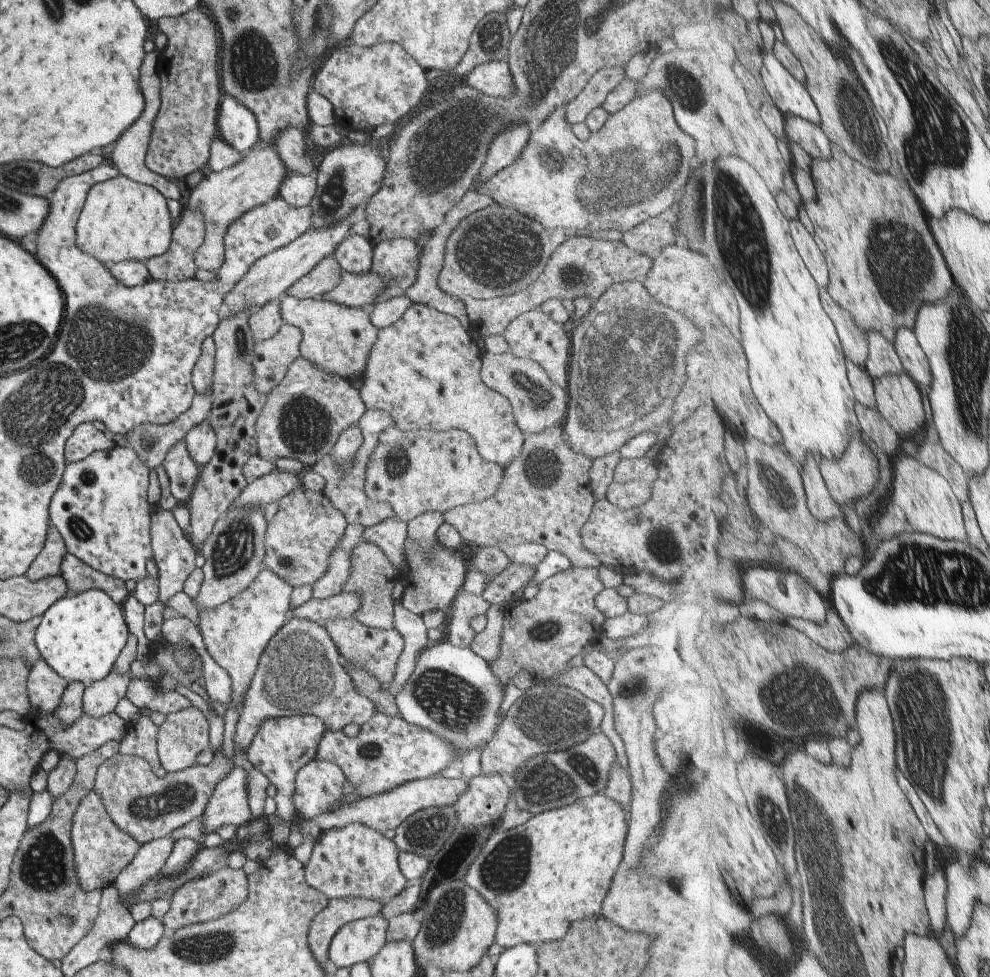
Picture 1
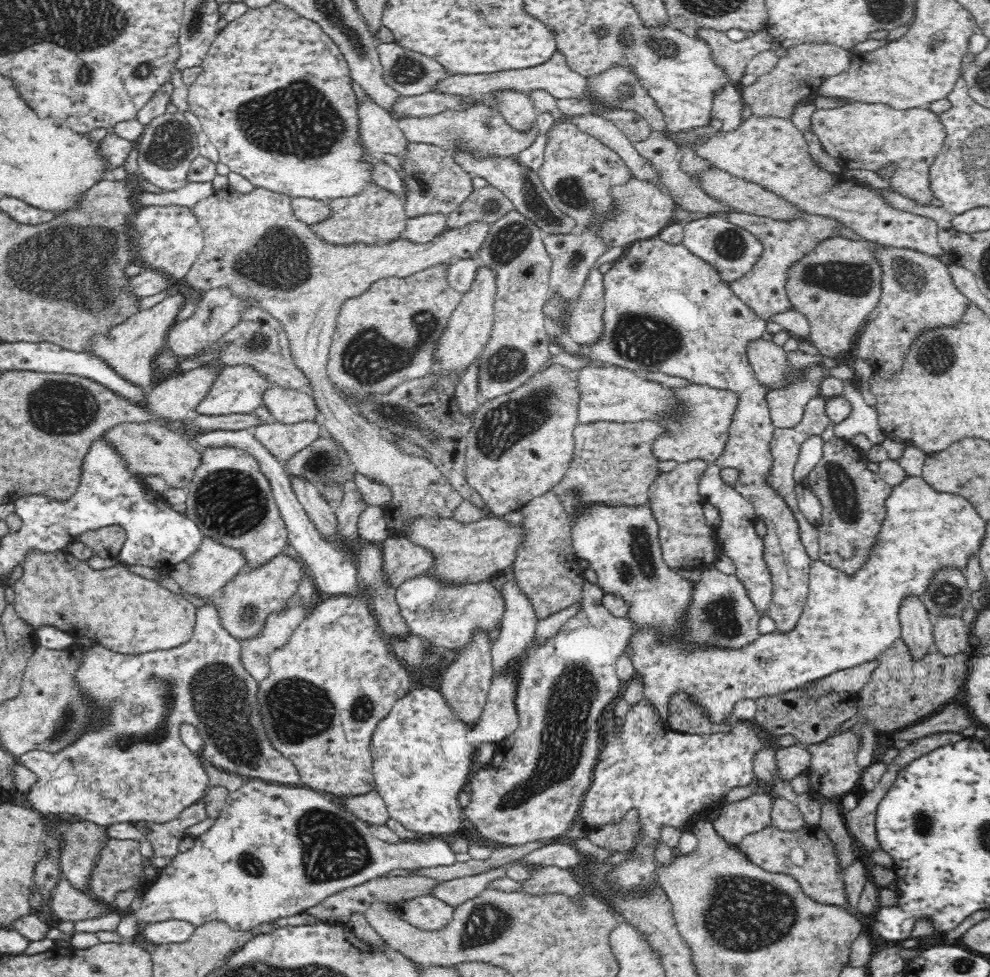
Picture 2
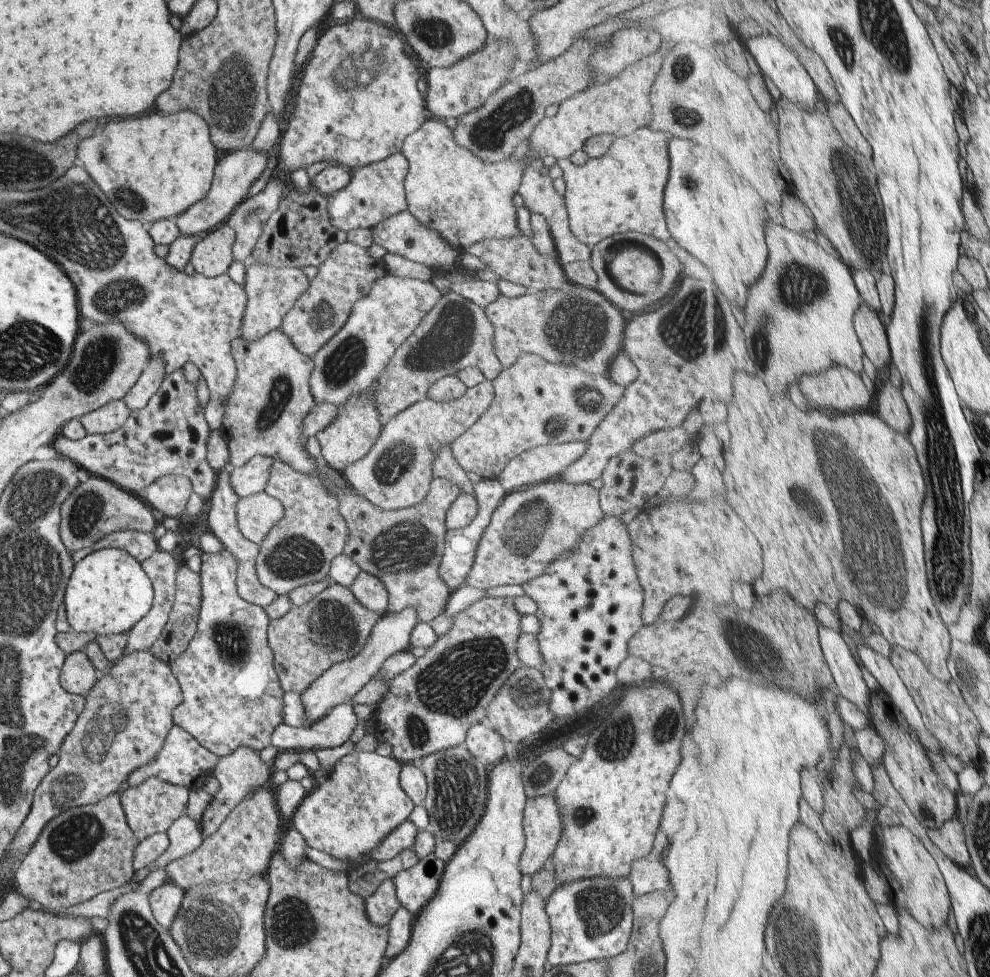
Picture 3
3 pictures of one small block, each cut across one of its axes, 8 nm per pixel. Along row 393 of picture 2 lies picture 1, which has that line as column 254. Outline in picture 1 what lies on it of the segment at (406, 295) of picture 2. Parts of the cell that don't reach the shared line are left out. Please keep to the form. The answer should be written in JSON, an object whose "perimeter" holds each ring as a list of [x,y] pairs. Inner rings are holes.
{"perimeter":[[[285,322],[272,338],[254,343],[254,388],[264,397],[284,380],[290,365],[300,355],[302,339],[303,332]]]}

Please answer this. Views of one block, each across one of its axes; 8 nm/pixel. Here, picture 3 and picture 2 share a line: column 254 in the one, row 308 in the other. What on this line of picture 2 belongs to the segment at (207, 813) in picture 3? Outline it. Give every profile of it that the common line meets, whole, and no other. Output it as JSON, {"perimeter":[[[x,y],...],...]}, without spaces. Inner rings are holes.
{"perimeter":[[[736,209],[731,212],[706,214],[706,216],[710,215],[720,216],[725,218],[727,222],[744,228],[746,231],[751,232],[763,244],[761,258],[752,267],[752,272],[741,276],[739,279],[733,280],[729,283],[729,287],[741,301],[744,301],[744,304],[747,304],[760,318],[766,320],[775,314],[792,310],[790,299],[784,289],[787,279],[786,272],[790,268],[790,265],[796,262],[800,257],[803,257],[807,252],[810,252],[821,240],[839,236],[839,230],[843,227],[842,224],[832,218],[813,215],[805,211],[801,211],[800,218],[795,218],[794,221],[772,220],[772,218],[768,218],[767,216],[756,216],[755,214],[748,214],[747,212],[738,211]]]}

